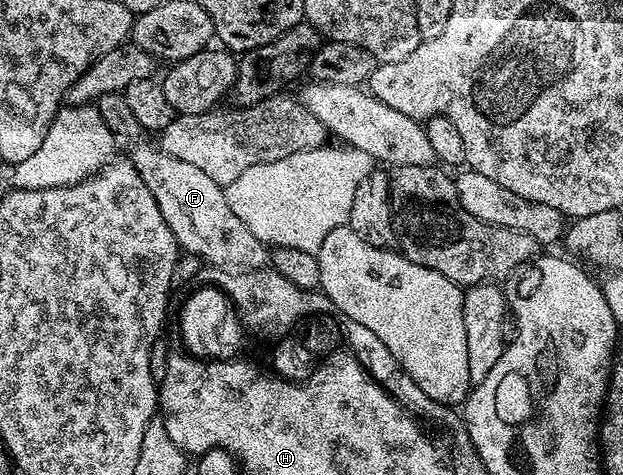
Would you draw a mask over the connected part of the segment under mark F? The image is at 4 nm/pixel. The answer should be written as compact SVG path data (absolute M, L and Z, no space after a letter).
M144 141L133 145L137 146L132 150L130 161L138 176L142 176L146 188L150 188L150 196L158 200L162 220L170 224L177 247L212 268L239 268L251 272L267 267L270 262L269 247L260 242L258 236L254 236L254 232L238 220L238 216L234 216L230 204L226 204L224 187L210 180L206 172L194 168L194 164L186 164L186 160L178 160L157 145L150 146Z

